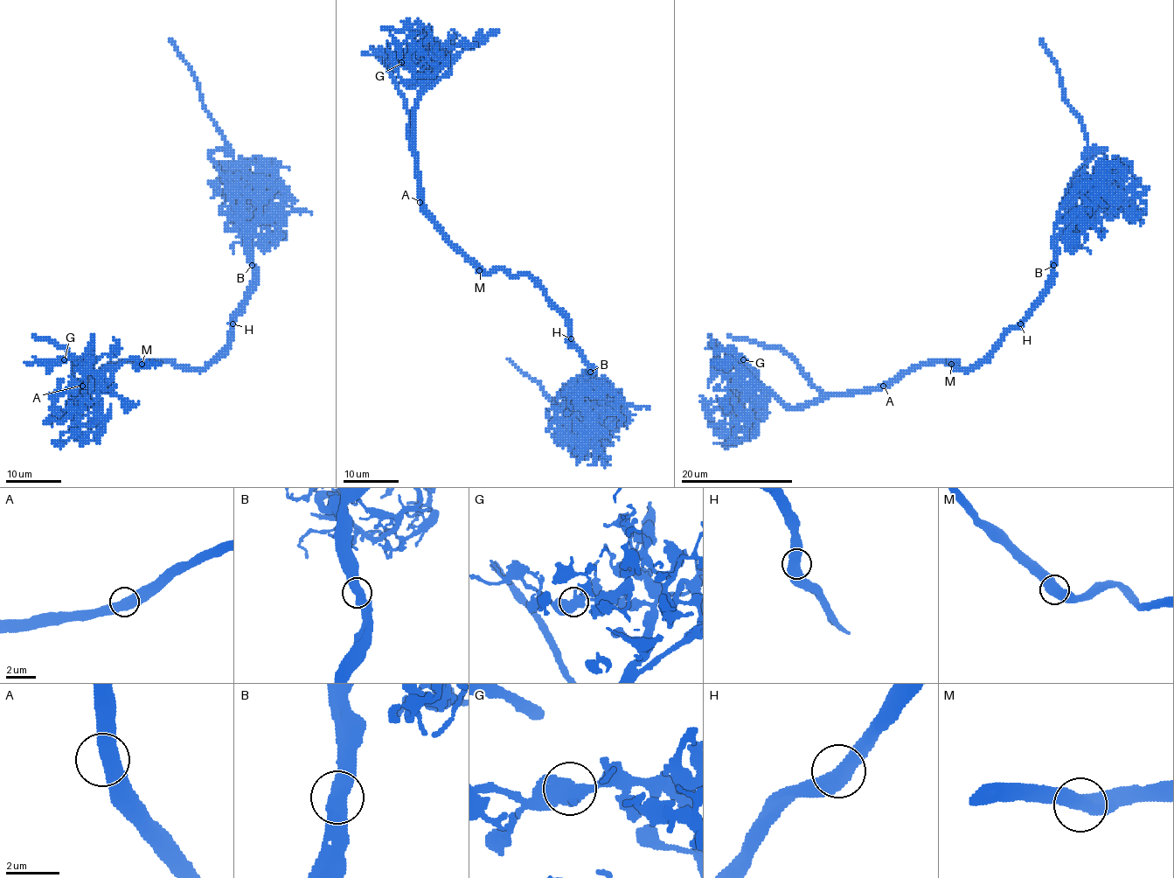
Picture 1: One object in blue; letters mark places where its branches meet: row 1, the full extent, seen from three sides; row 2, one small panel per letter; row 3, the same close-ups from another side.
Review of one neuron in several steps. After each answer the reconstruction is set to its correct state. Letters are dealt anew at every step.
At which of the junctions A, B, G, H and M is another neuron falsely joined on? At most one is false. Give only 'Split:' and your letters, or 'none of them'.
Split: none of them

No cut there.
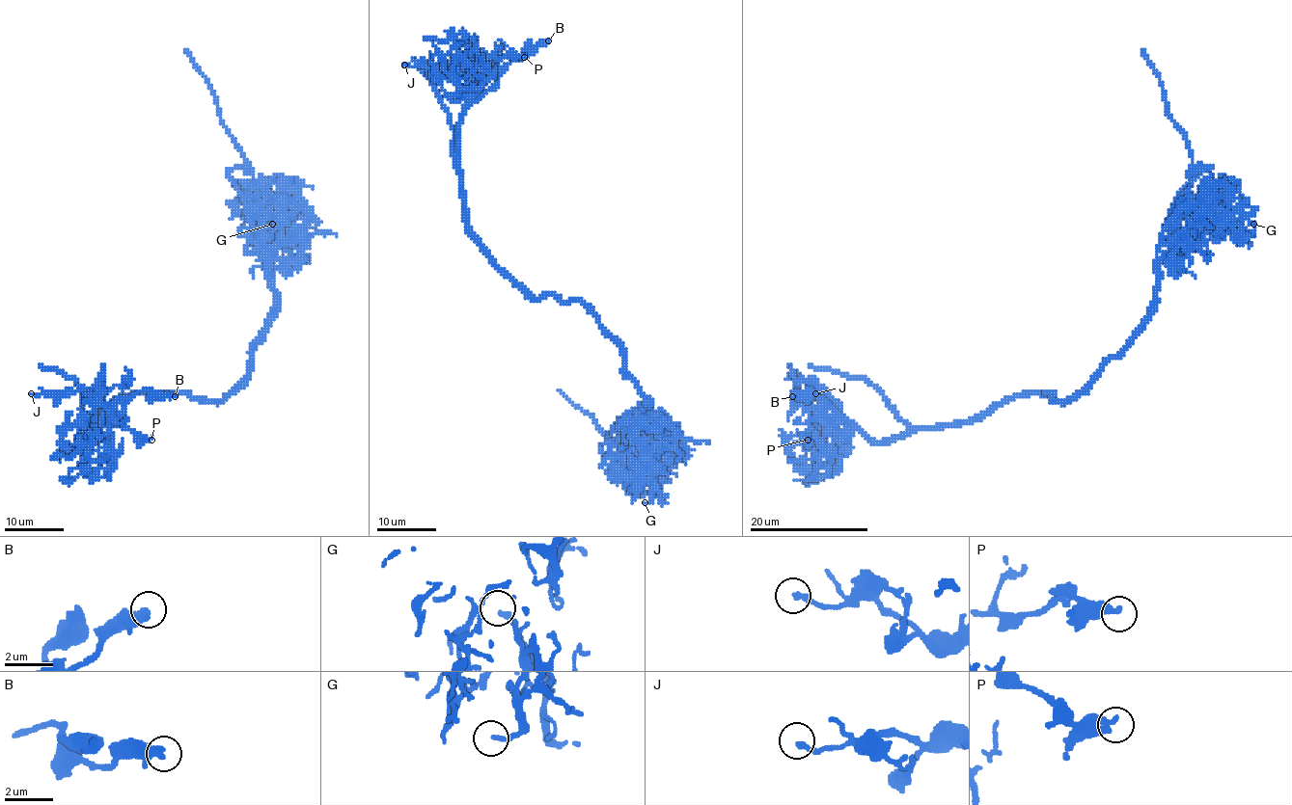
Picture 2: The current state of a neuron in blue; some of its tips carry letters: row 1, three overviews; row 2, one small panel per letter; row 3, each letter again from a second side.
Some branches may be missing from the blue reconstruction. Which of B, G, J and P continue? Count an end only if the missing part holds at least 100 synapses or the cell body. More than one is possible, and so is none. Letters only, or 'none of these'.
none of these

